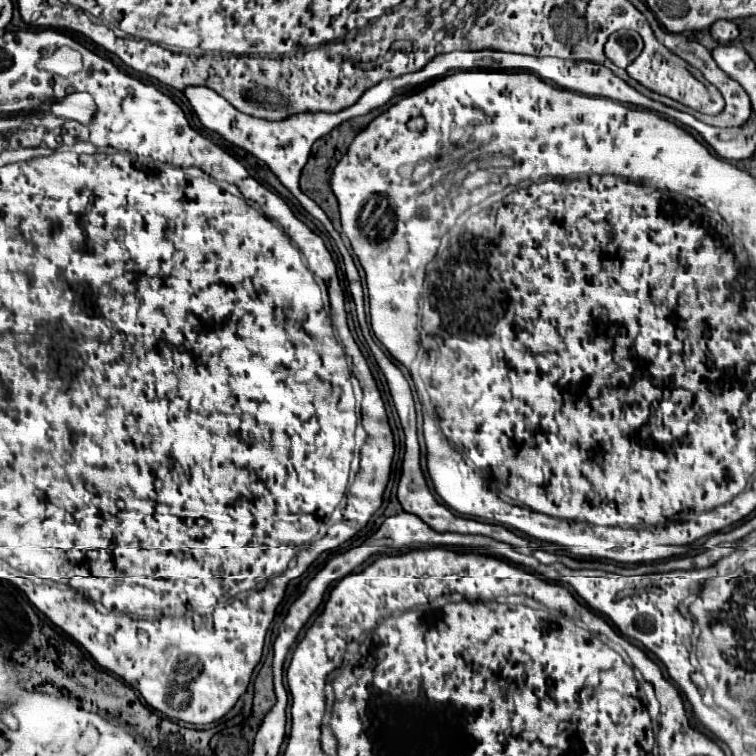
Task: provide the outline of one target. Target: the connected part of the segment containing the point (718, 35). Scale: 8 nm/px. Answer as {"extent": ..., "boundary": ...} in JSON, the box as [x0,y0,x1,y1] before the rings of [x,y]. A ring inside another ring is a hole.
{"extent":[710,19,738,45],"boundary":[[[720,19],[720,21],[712,23],[712,27],[710,27],[710,35],[712,35],[718,43],[726,45],[726,43],[732,43],[732,41],[738,37],[738,27],[736,27],[732,21],[724,21],[724,19]]]}

